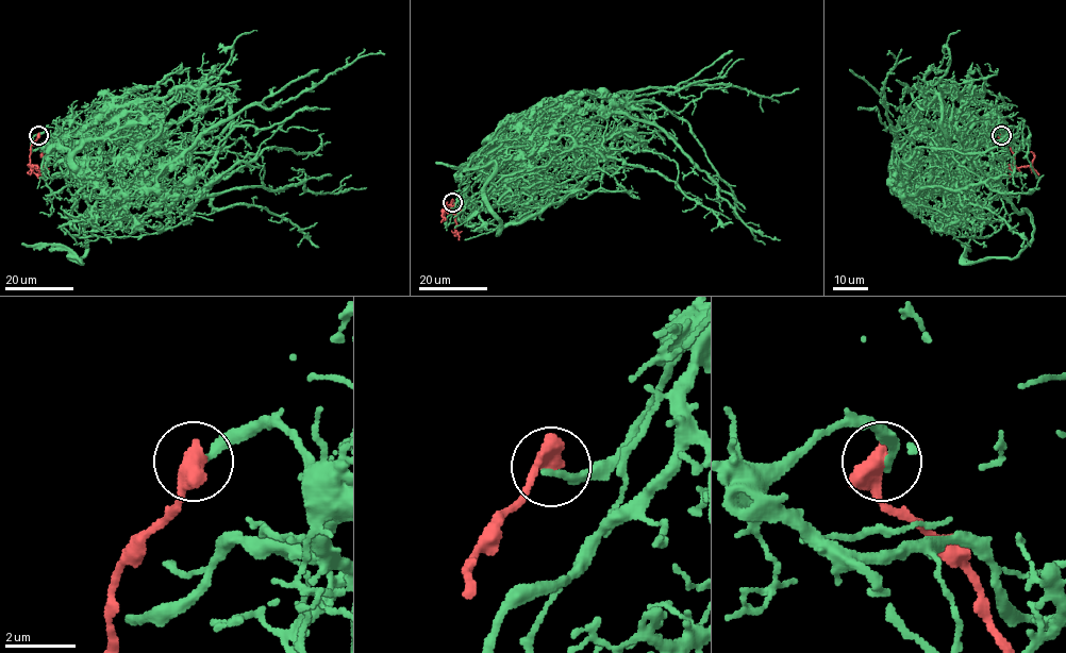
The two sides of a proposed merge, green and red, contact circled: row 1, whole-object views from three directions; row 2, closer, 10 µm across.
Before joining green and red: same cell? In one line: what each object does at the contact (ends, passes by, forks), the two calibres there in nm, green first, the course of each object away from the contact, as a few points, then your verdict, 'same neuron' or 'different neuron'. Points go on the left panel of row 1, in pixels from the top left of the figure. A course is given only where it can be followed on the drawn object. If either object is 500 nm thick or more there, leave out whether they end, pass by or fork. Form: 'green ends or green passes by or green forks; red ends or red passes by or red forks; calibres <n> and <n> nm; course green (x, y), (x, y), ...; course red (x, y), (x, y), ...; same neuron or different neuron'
calibres 240 and 600 nm; course green (38, 135), (117, 191), (148, 161), (175, 164), (113, 211), (90, 211), (79, 262), (21, 244); course red (38, 135), (31, 146), (30, 164), (39, 168), (43, 166), (43, 155), (48, 151); different neuron

